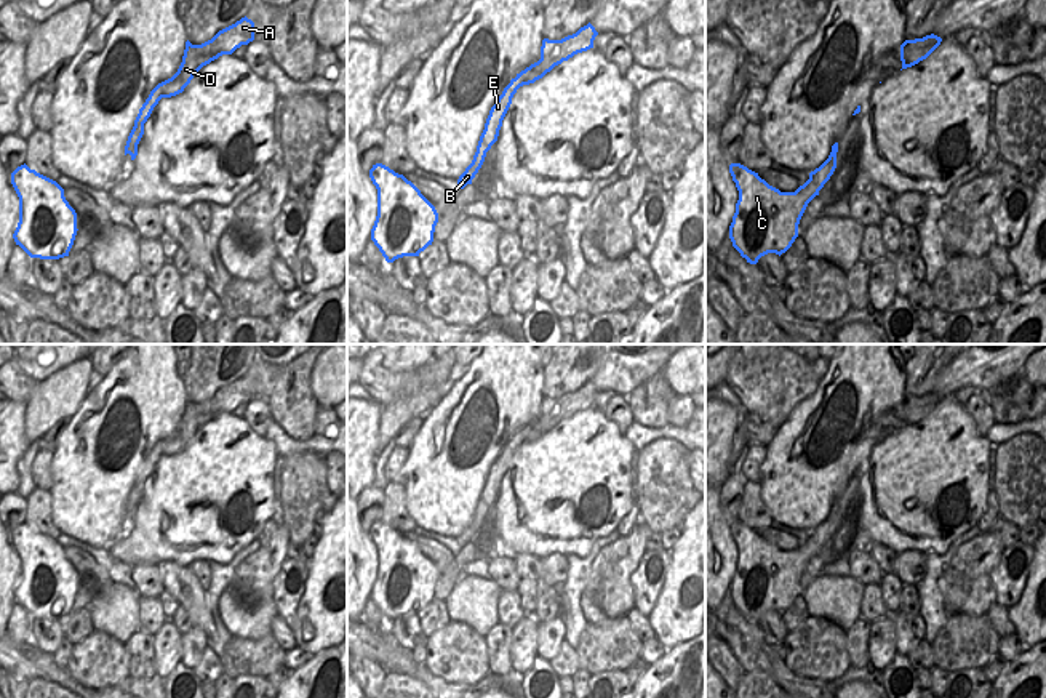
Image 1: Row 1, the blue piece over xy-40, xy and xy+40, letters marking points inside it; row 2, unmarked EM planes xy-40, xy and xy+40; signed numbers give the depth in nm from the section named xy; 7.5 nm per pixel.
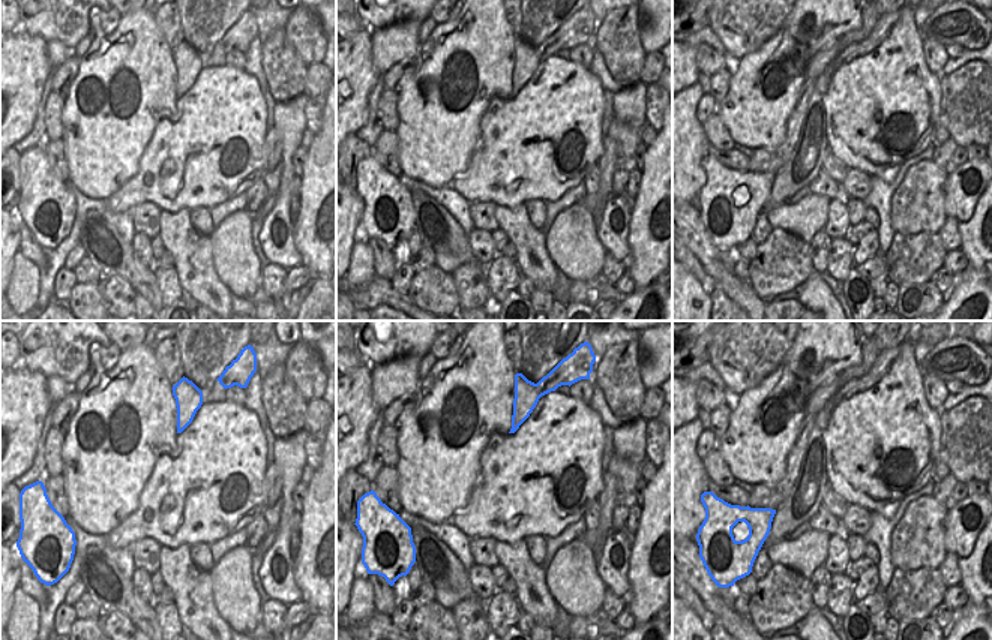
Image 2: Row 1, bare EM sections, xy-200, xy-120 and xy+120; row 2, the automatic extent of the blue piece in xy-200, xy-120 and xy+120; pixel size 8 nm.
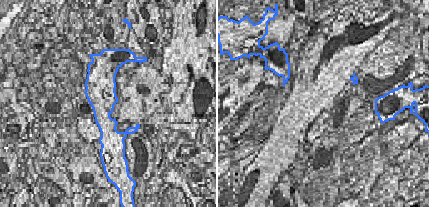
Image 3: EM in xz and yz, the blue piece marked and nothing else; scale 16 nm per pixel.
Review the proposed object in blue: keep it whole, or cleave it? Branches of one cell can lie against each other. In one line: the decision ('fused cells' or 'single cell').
fused cells

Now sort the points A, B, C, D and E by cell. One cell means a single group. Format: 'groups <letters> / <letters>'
groups A B D E / C

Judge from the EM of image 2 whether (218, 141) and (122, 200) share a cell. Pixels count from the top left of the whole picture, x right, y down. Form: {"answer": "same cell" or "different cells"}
{"answer": "same cell"}

